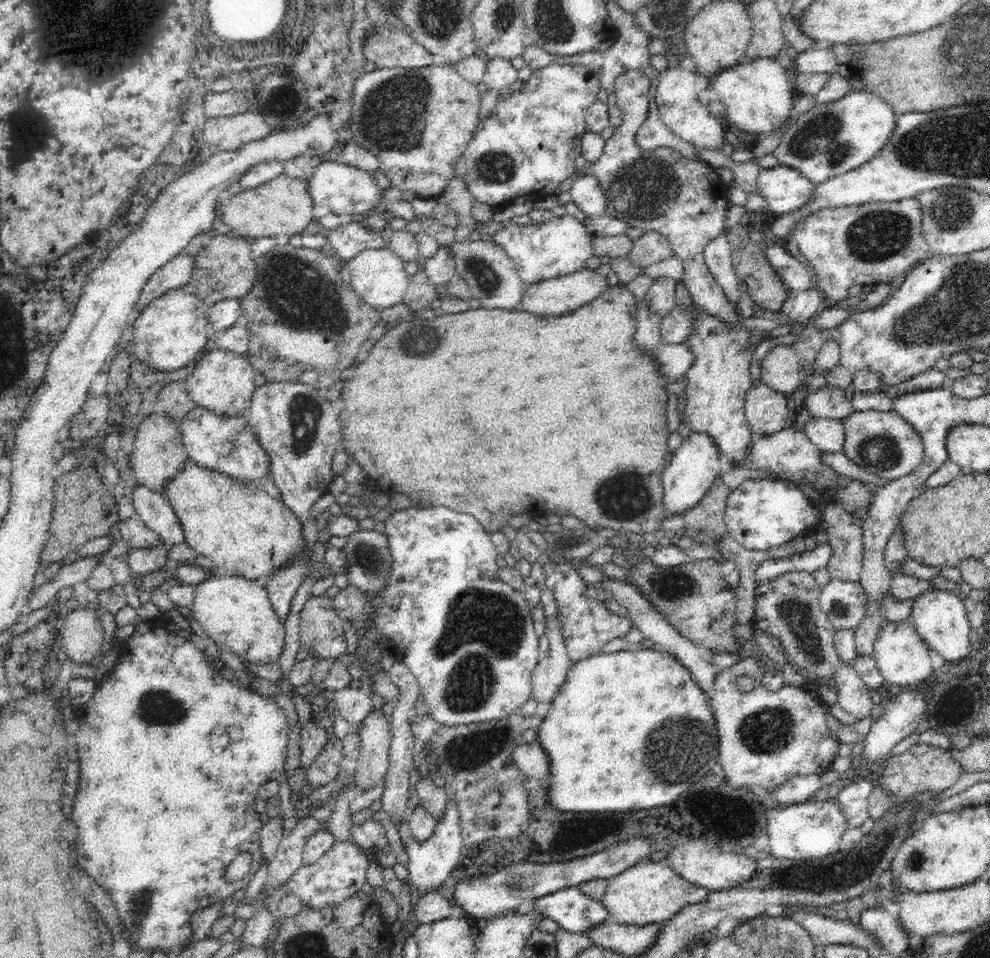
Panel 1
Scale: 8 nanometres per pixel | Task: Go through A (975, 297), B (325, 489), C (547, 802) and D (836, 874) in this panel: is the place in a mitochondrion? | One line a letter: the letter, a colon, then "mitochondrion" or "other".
A: mitochondrion
B: other
C: other
D: mitochondrion

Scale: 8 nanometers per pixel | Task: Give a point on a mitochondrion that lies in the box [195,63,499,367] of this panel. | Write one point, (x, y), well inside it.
(390, 112)

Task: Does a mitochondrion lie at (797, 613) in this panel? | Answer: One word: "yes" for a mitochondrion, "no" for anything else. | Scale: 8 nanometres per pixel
yes

